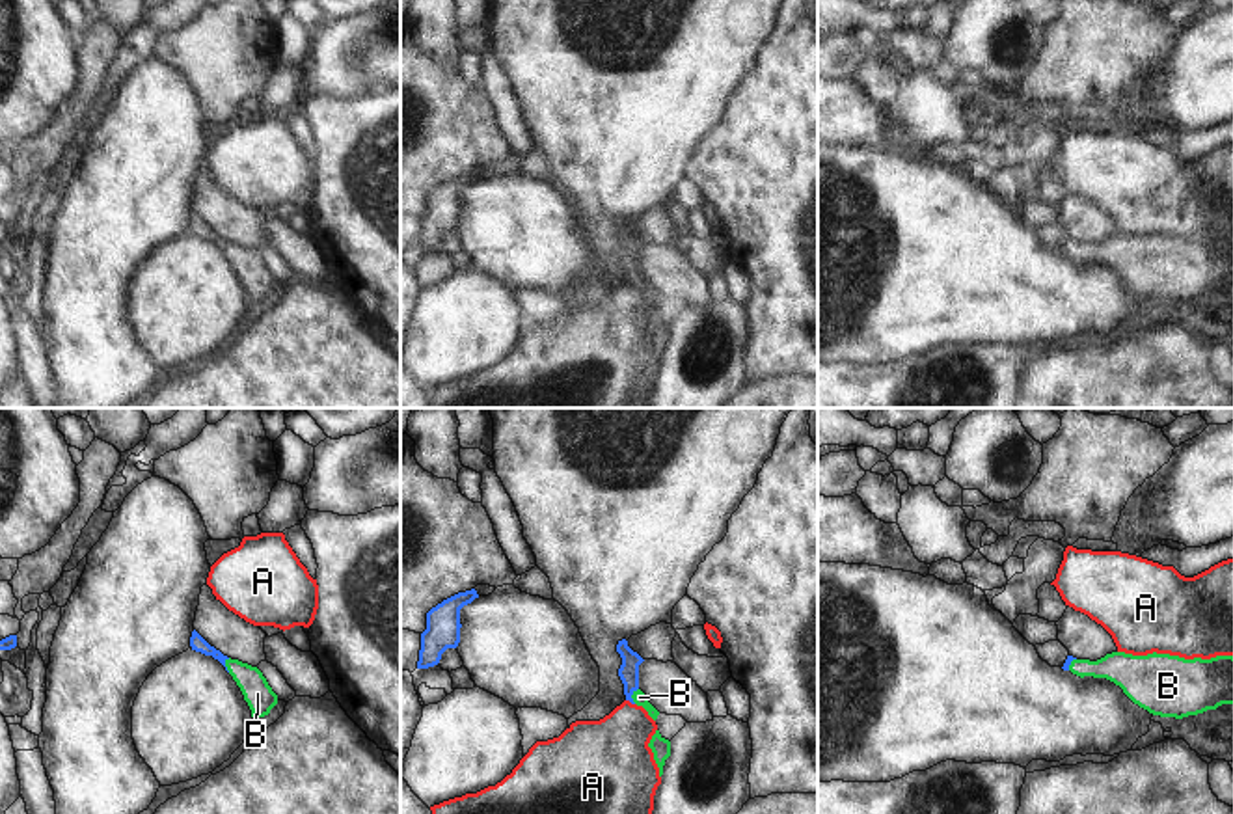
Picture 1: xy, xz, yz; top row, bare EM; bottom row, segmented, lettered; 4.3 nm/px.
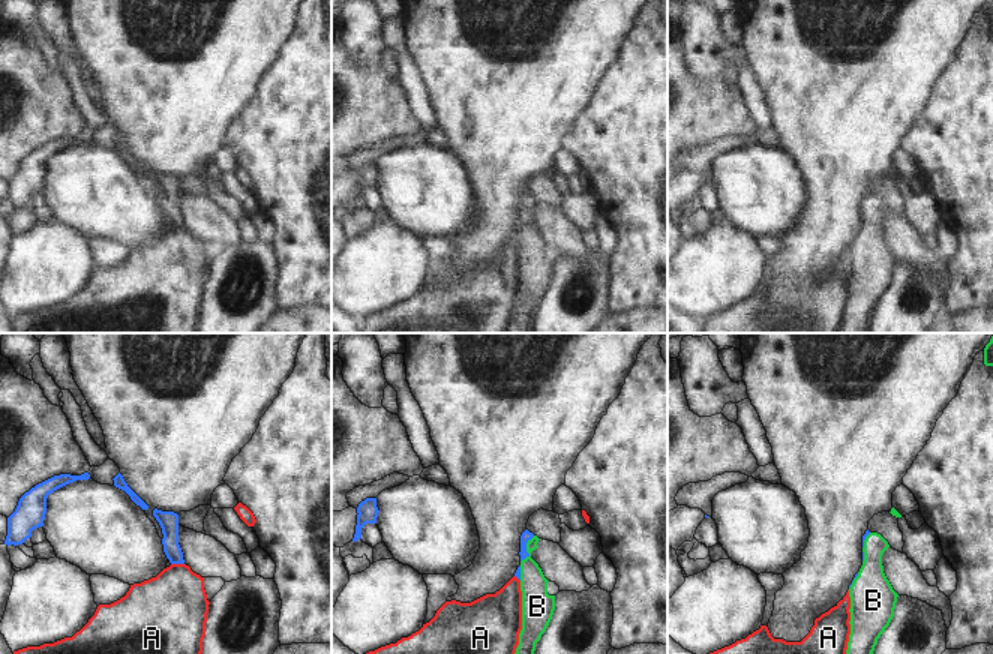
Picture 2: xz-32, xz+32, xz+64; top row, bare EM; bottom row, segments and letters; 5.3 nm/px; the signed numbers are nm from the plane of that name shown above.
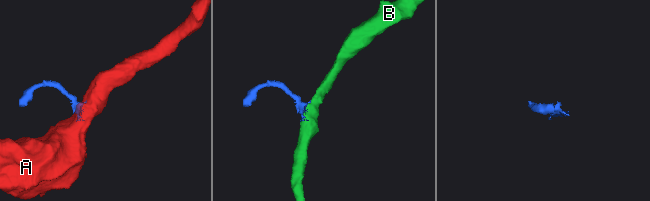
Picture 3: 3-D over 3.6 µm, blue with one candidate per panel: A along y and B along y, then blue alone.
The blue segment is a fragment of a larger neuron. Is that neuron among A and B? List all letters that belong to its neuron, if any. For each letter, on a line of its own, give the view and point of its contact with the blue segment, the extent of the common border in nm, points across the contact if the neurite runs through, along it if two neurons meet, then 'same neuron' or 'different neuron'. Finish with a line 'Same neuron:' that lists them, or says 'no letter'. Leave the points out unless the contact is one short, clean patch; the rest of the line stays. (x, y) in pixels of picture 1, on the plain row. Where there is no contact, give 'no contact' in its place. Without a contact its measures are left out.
A: xz (630, 284) | 50 nm | along xz (626, 282), (634, 287) | different neuron
B: xz (632, 276) | 70 nm | across xz (628, 254), (632, 276), (639, 280) | same neuron
Same neuron: B

